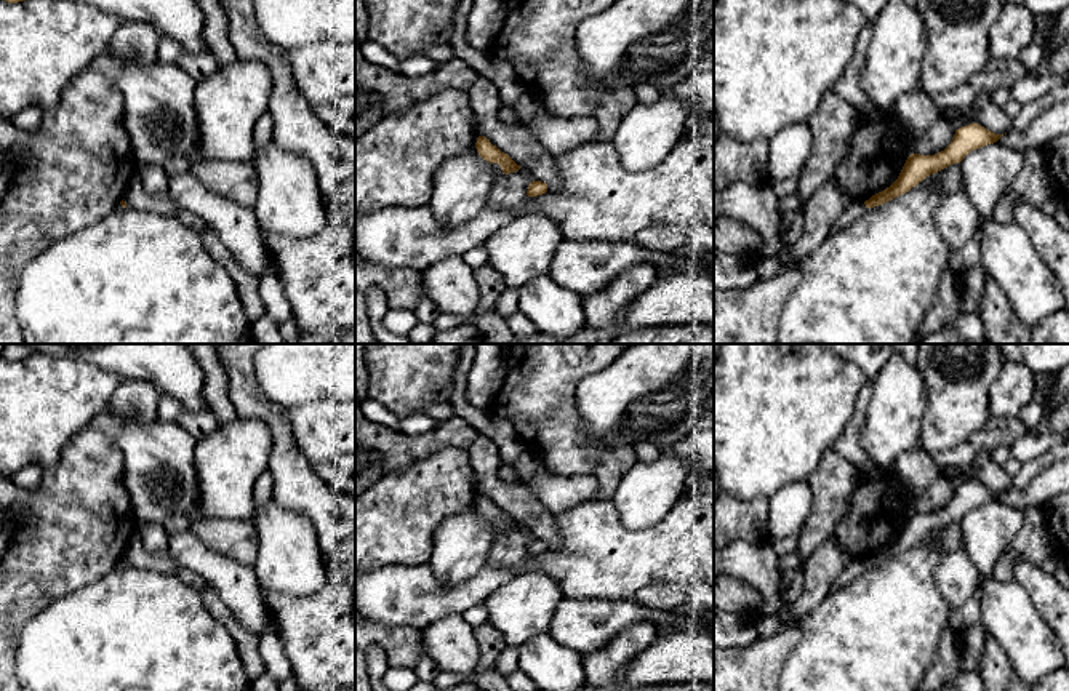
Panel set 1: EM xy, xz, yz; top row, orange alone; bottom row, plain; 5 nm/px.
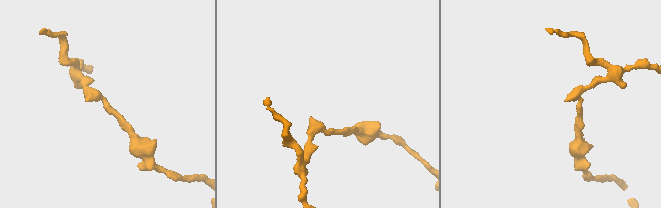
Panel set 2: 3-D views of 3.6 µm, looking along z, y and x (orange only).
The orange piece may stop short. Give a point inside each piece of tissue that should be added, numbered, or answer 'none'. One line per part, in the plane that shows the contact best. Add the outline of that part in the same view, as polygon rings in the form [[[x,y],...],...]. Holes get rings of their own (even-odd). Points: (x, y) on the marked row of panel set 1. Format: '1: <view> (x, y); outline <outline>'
1: yz (853, 211); outline [[[864,203],[850,205],[848,208],[845,208],[840,218],[834,222],[829,234],[850,227],[866,210],[867,208]]]

